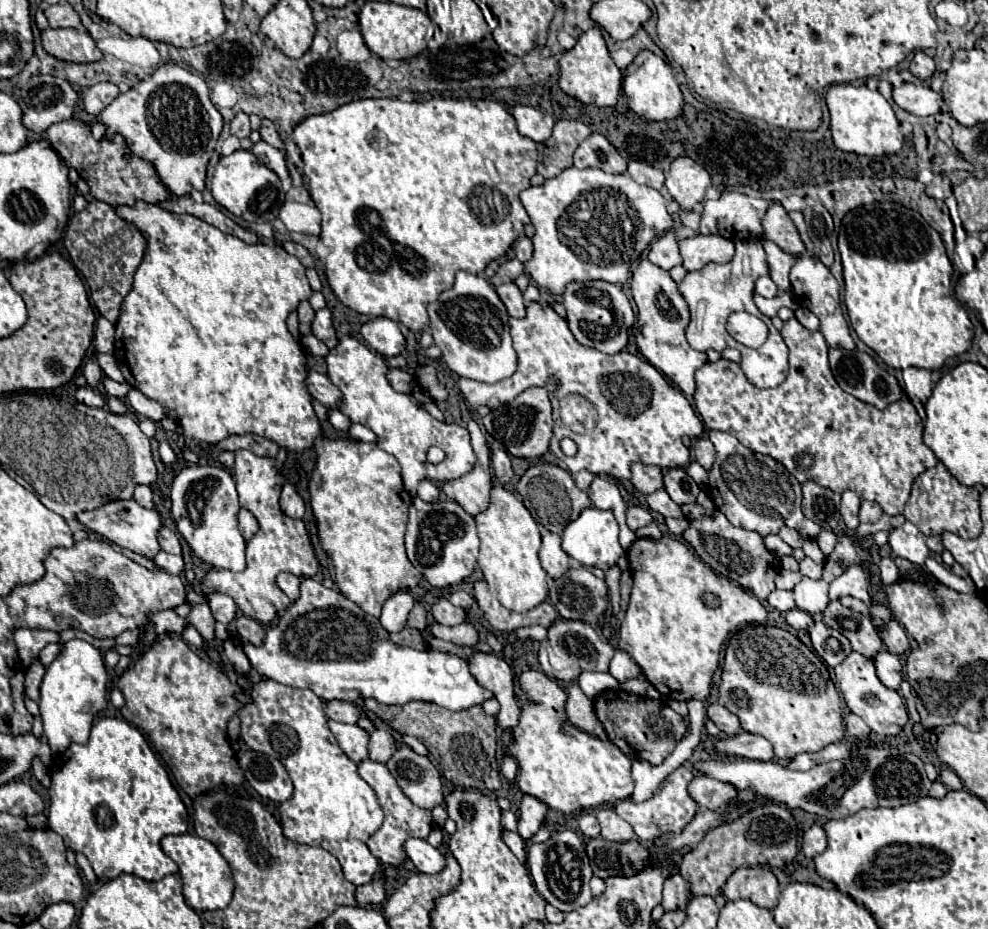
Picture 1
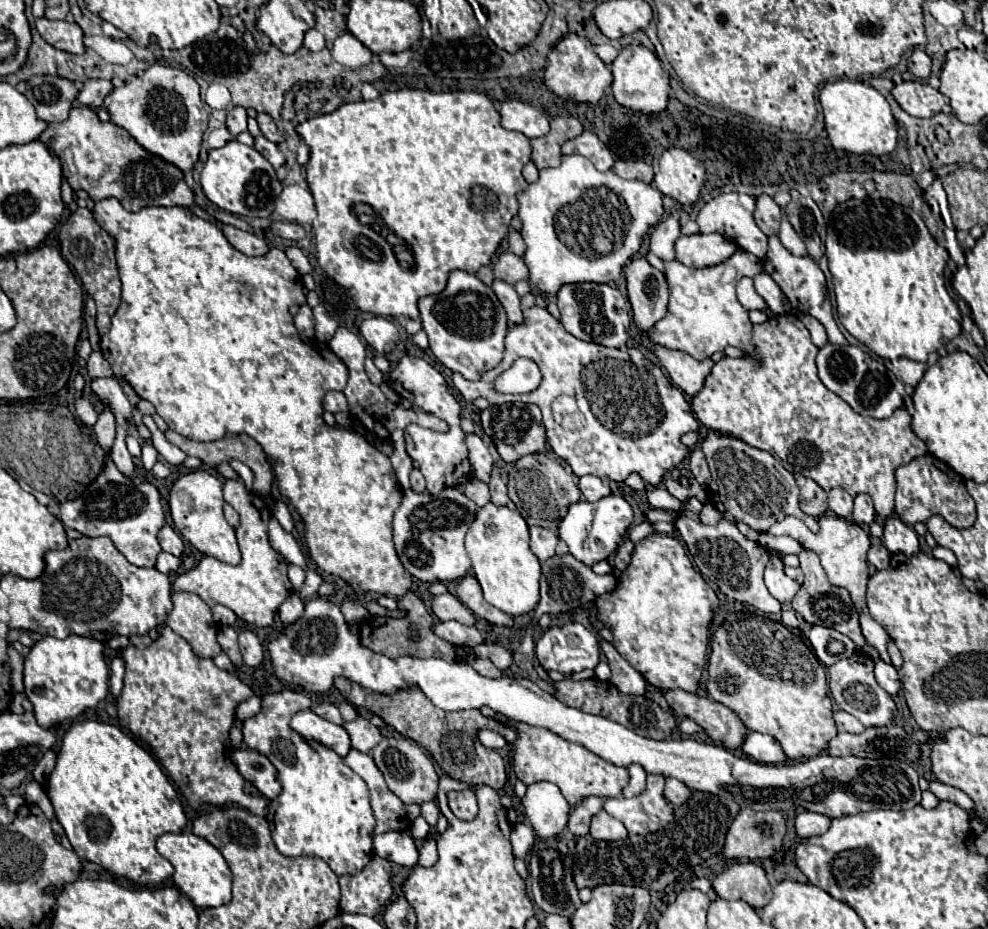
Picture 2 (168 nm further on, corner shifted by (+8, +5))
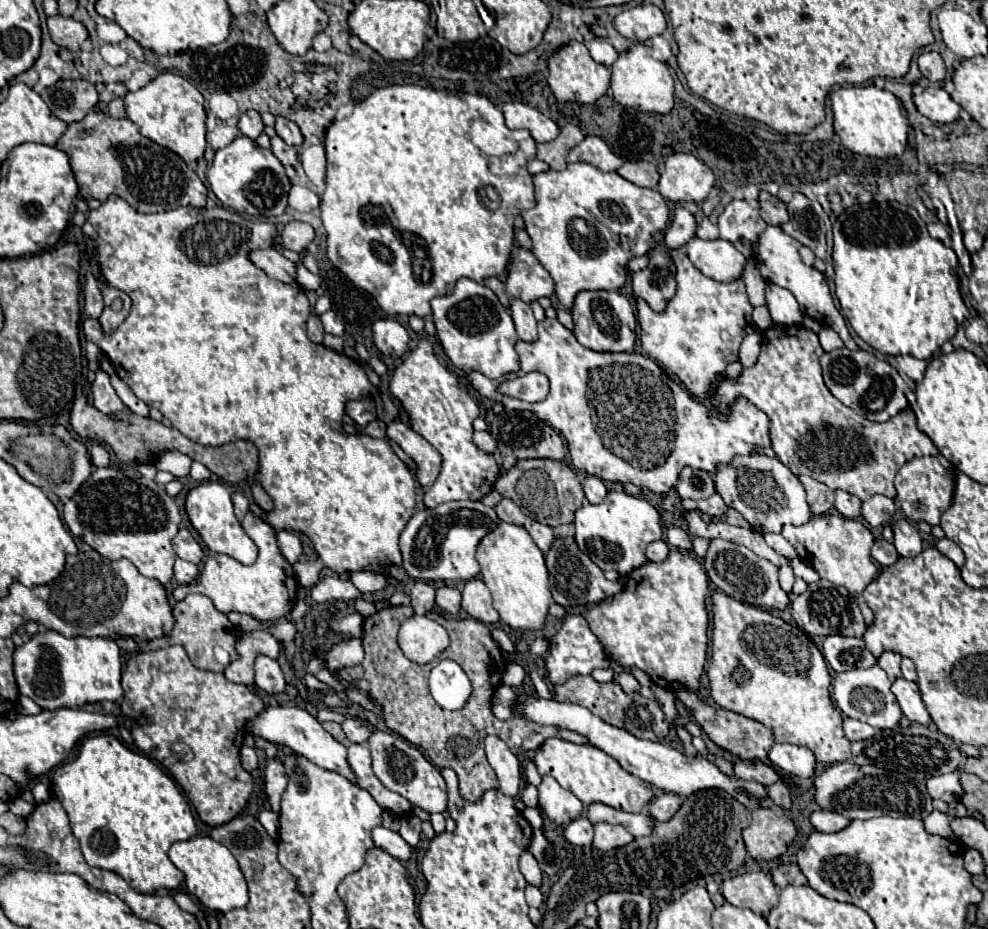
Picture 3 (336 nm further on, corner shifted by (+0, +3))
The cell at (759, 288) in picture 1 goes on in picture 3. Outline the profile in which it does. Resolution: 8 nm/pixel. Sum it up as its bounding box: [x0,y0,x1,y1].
[767,283,805,325]

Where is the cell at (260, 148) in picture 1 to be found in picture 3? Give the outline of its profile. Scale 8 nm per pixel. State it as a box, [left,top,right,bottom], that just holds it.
[271,137,299,167]

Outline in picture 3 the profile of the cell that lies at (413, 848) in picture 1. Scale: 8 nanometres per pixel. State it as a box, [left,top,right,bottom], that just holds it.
[373,827,413,861]

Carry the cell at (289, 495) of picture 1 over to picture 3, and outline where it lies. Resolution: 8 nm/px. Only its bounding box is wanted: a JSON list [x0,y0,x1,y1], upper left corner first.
[277,531,303,563]

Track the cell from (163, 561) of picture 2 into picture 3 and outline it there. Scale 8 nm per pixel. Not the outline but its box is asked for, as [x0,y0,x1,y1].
[173,559,197,583]

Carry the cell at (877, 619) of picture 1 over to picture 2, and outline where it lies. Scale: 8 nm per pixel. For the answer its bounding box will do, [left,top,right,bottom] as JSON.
[767,515,891,663]

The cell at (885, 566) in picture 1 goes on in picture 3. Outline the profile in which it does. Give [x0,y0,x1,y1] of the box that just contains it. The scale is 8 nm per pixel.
[871,539,899,567]

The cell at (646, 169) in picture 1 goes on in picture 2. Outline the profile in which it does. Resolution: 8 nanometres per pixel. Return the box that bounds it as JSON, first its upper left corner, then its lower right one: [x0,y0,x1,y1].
[613,161,653,183]

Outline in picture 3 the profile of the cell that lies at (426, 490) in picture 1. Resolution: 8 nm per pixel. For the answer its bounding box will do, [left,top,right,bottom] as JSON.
[387,419,441,487]

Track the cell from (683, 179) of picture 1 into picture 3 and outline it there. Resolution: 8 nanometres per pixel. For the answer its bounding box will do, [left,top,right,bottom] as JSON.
[659,153,715,201]

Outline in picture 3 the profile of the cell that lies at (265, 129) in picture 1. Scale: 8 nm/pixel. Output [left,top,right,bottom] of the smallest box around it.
[275,117,303,147]

